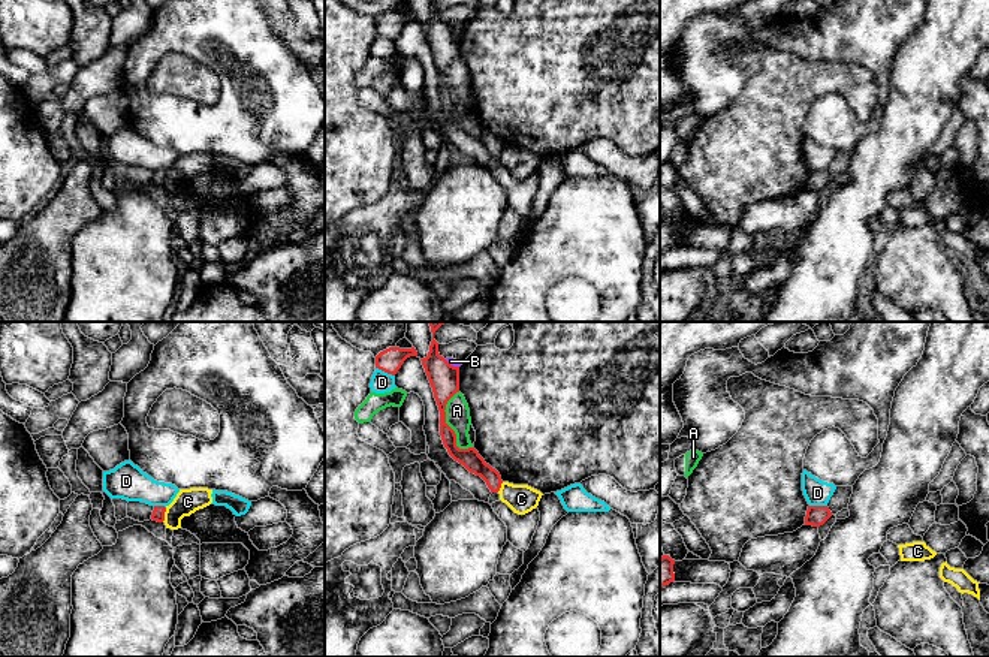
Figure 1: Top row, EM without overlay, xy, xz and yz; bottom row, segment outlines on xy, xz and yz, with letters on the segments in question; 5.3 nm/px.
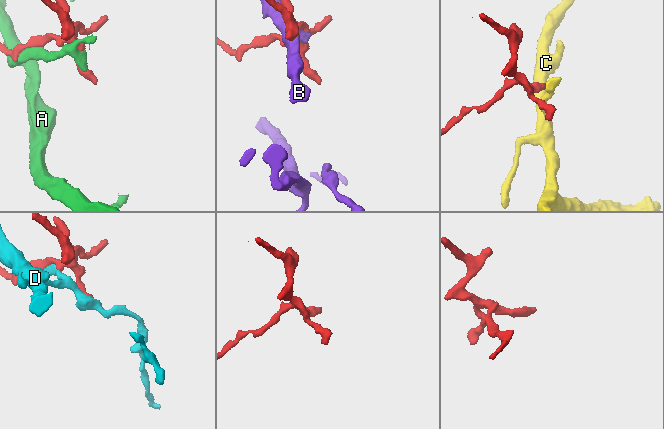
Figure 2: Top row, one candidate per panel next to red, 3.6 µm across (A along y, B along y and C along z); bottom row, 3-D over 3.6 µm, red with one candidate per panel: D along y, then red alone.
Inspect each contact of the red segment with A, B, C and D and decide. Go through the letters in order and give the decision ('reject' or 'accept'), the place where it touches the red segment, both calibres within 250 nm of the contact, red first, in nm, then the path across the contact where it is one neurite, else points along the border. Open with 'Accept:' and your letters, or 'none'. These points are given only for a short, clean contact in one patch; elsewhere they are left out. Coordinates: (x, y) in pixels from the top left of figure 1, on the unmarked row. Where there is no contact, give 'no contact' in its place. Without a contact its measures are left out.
Accept: B
A: reject; meets red in xz at (446, 89); 160 nm thick on the red side, 130 nm on the other
B: accept; meets red in xz at (452, 30); 160 nm thick on the red side, 40 nm on the other
C: reject; meets red in xy at (163, 180); 70 nm thick on the red side, 140 nm on the other; border along xy (166, 172), (162, 186)
D: reject; meets red in xz at (385, 36); 130 nm thick on the red side, 120 nm on the other

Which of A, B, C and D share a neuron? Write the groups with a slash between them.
A / B / C / D

